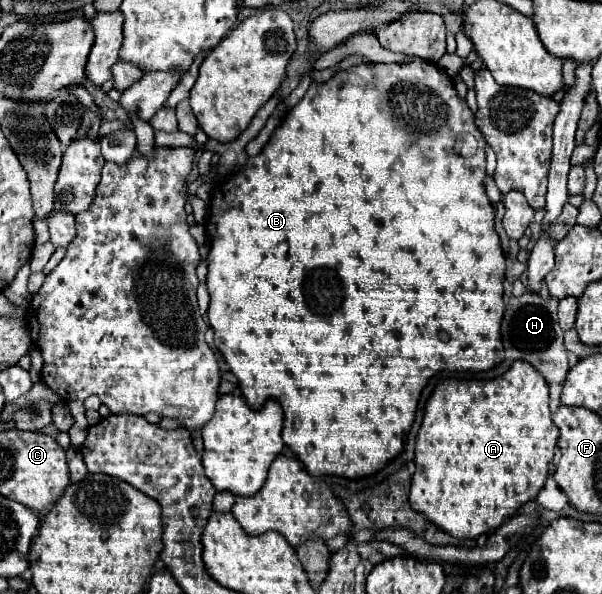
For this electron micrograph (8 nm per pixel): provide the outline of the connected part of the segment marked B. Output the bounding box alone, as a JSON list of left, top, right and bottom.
[204,57,506,479]

